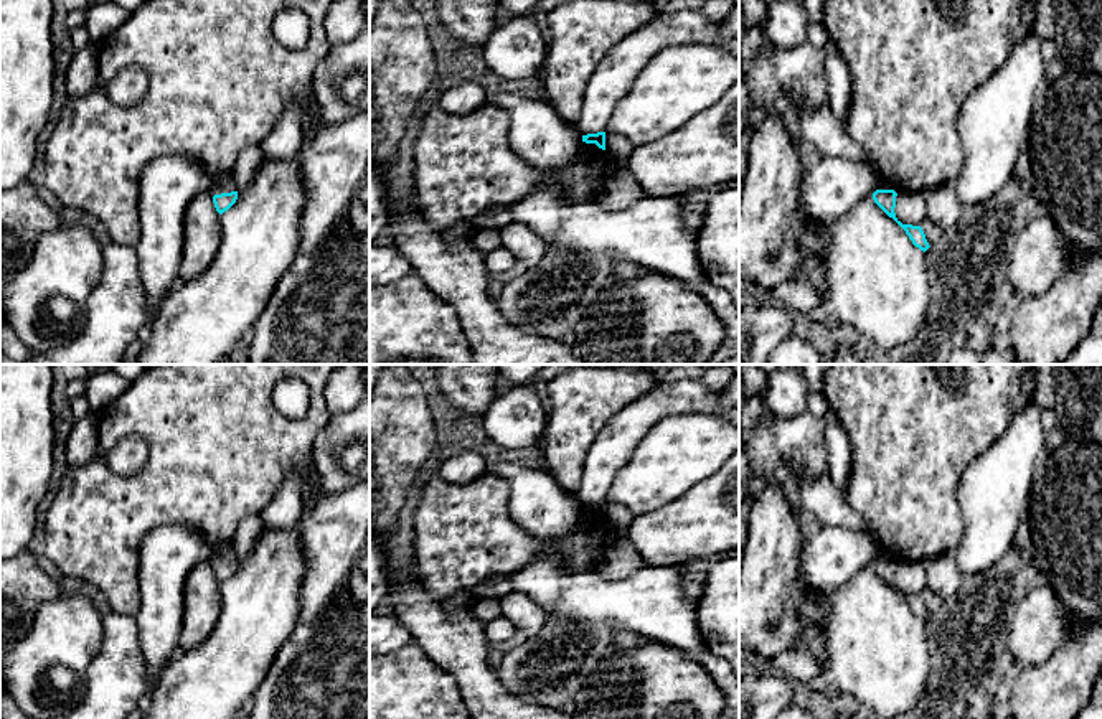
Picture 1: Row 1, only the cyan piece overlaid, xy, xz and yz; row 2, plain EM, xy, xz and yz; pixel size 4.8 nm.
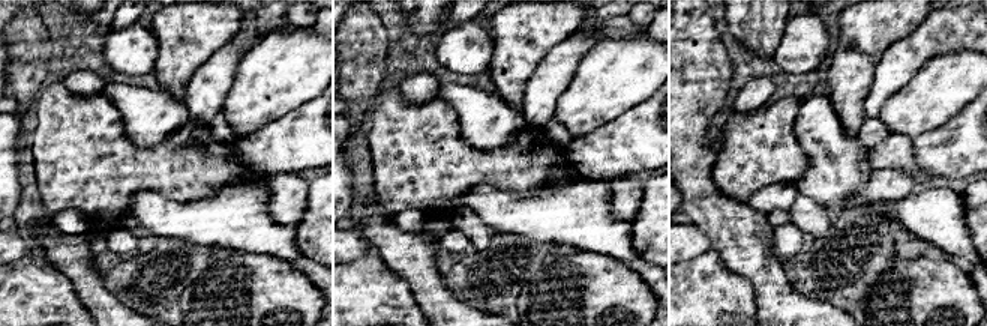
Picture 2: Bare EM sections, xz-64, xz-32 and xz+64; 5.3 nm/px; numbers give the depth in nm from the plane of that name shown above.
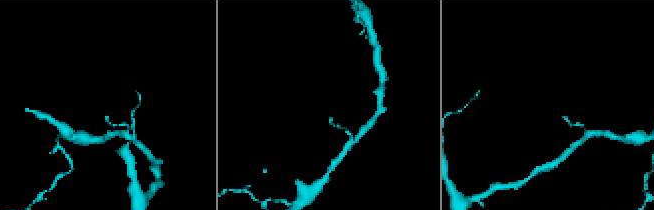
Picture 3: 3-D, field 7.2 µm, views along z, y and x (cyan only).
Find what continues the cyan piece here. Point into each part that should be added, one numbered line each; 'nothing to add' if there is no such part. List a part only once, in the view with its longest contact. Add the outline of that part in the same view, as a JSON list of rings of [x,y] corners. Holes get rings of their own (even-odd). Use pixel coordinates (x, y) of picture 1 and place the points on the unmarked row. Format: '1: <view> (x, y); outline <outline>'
nothing to add

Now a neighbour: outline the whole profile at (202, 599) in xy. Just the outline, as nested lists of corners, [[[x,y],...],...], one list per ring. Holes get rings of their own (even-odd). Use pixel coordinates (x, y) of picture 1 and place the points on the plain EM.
[[[211,562],[191,569],[183,587],[183,627],[180,648],[190,651],[201,645],[213,632],[221,613],[219,582]]]

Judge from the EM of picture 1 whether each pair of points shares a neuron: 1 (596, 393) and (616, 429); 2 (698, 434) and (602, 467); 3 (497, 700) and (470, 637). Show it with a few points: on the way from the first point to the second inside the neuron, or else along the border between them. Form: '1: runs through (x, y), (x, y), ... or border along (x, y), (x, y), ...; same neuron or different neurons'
1: border along (642, 394), (609, 419), (589, 451); different neurons
2: border along (654, 426), (617, 472), (609, 490); different neurons
3: runs through (482, 685), (470, 670), (470, 652); same neuron

